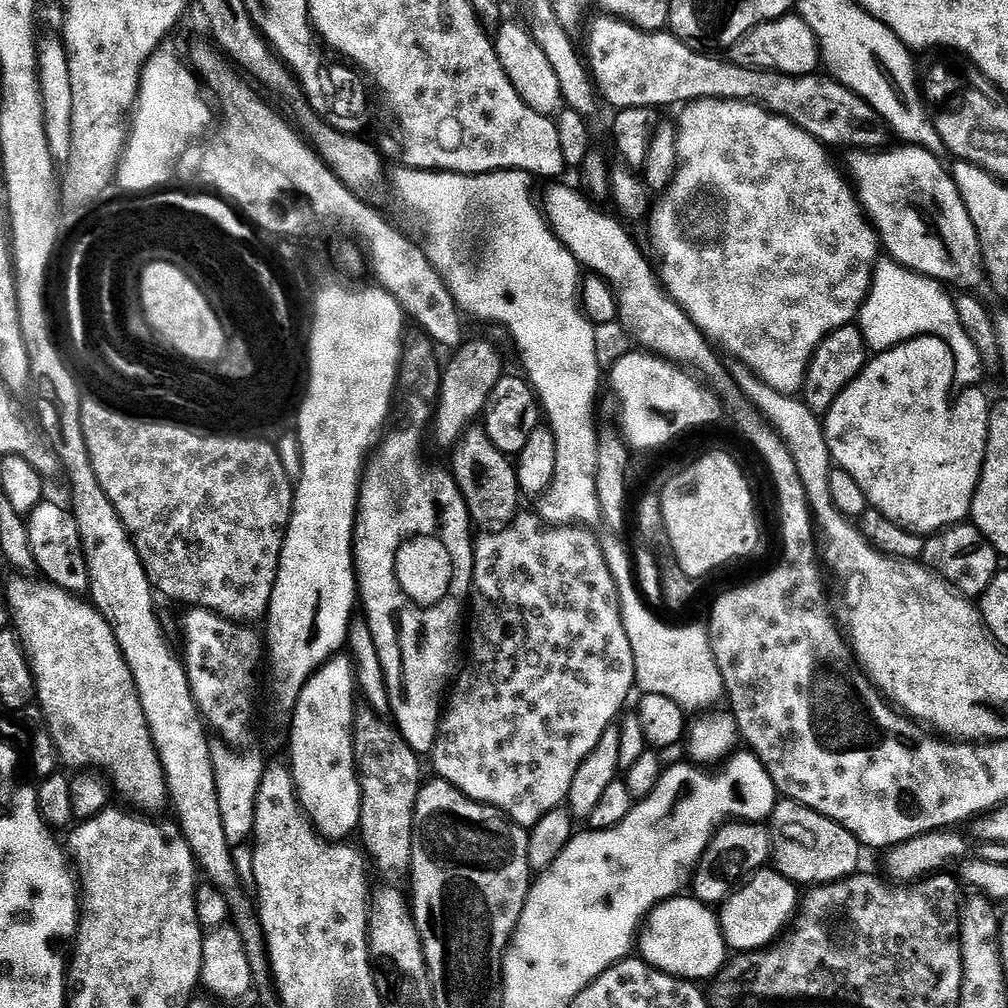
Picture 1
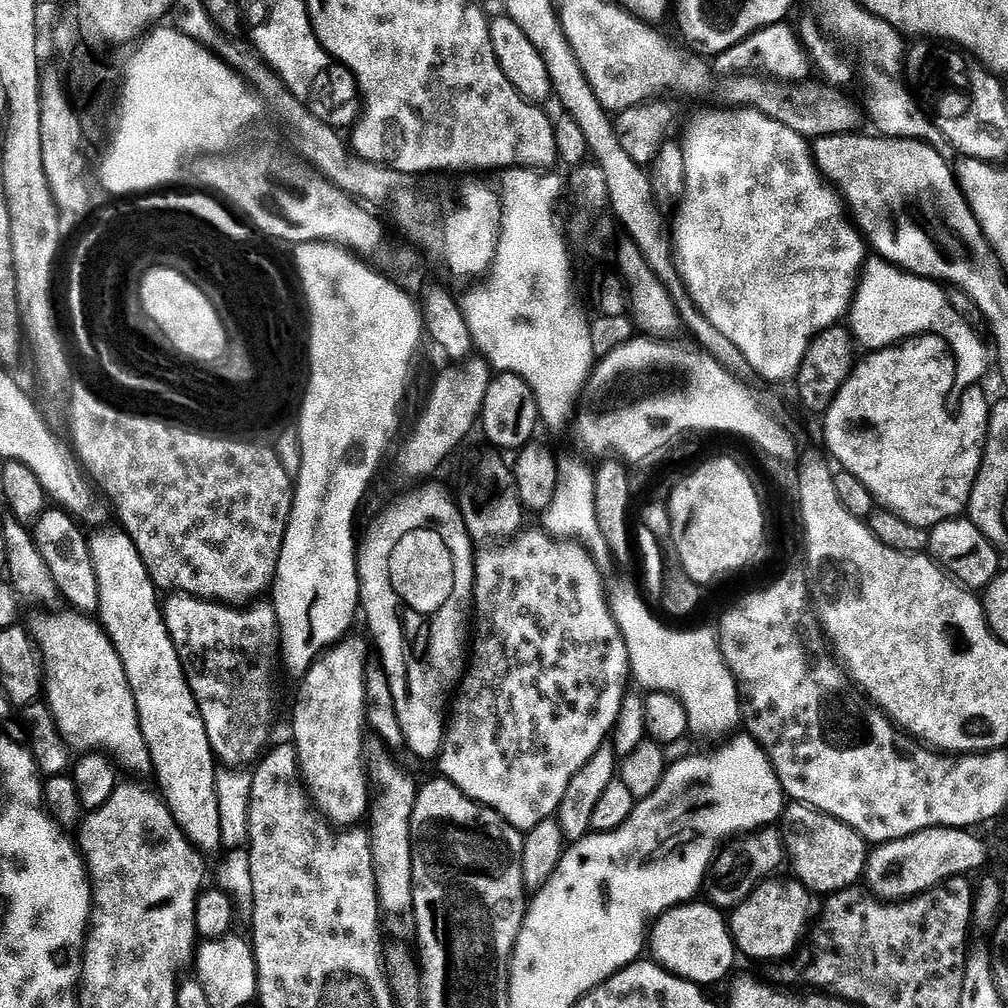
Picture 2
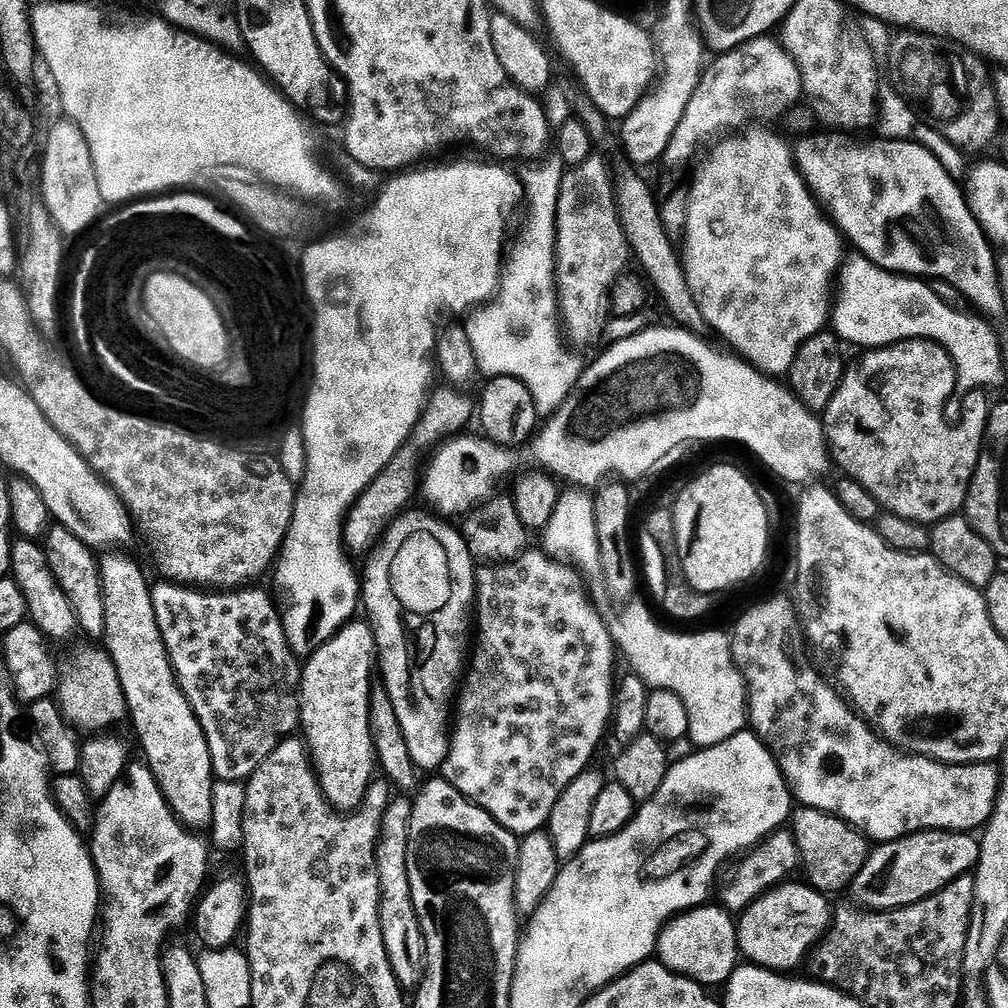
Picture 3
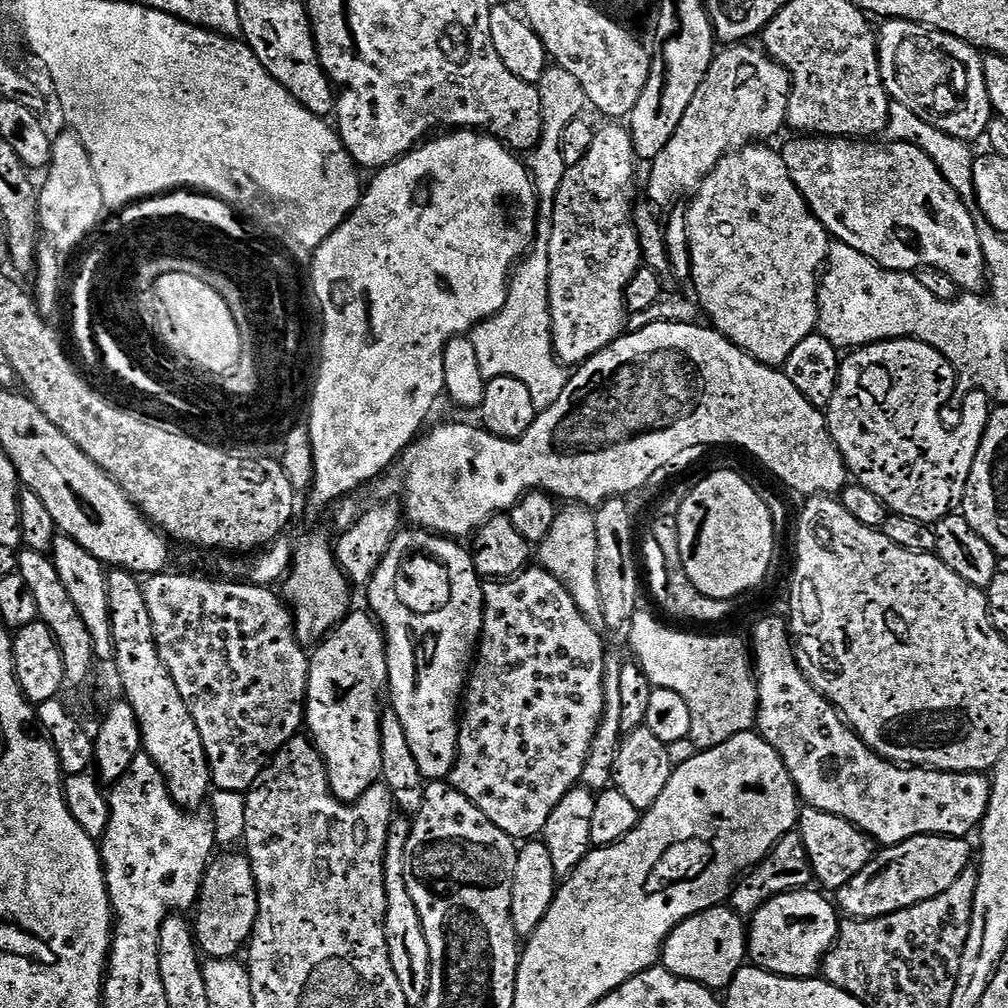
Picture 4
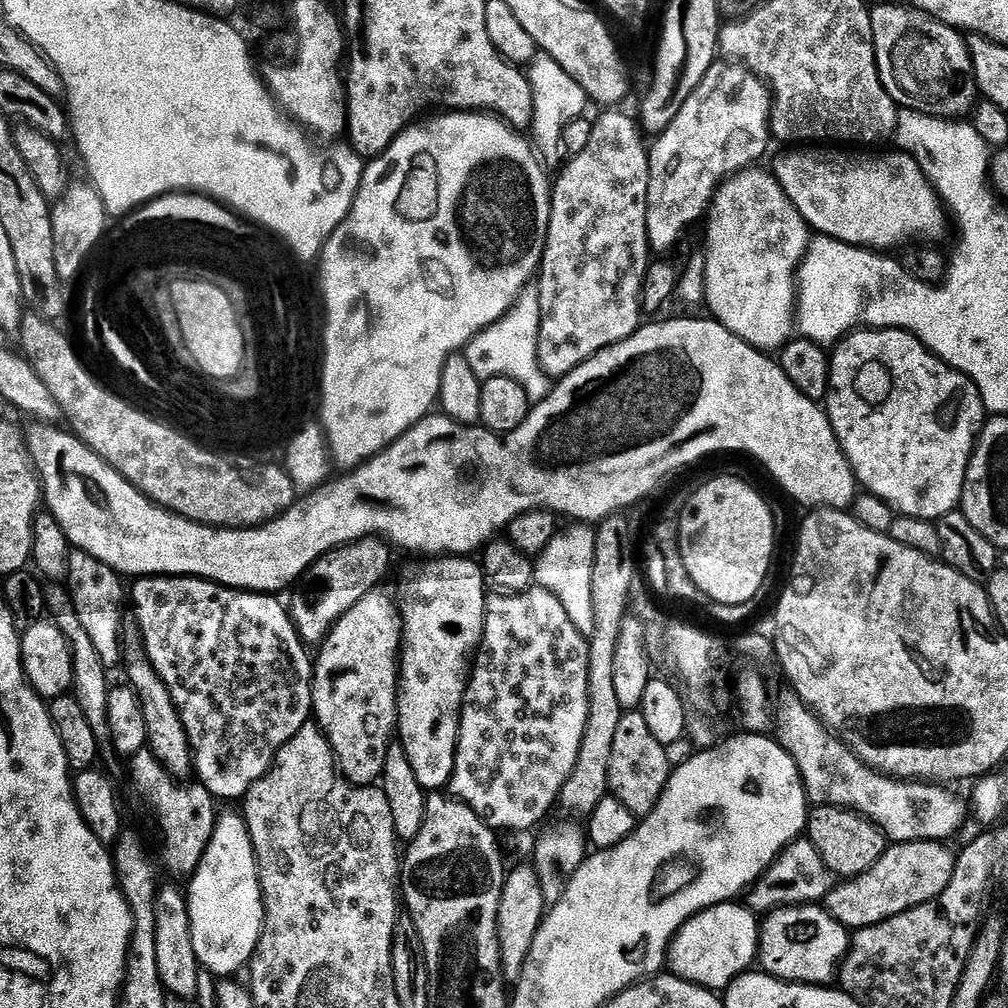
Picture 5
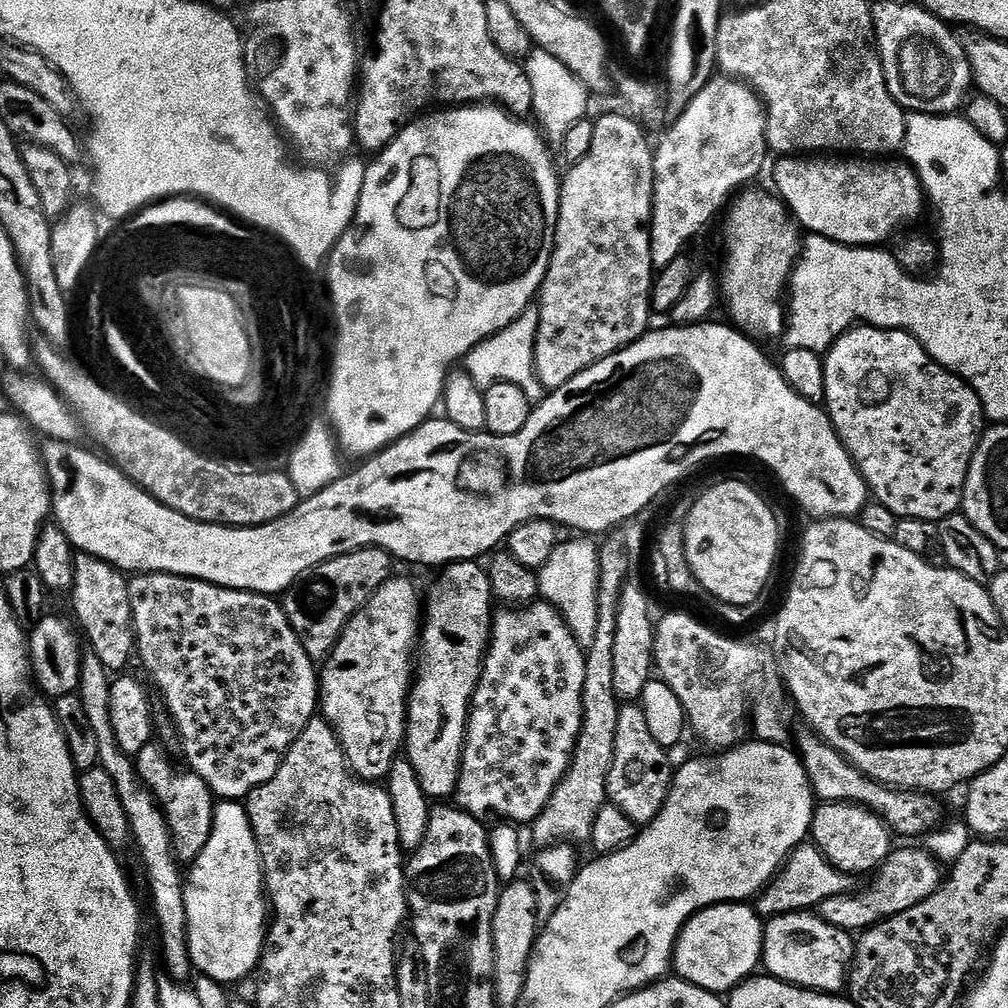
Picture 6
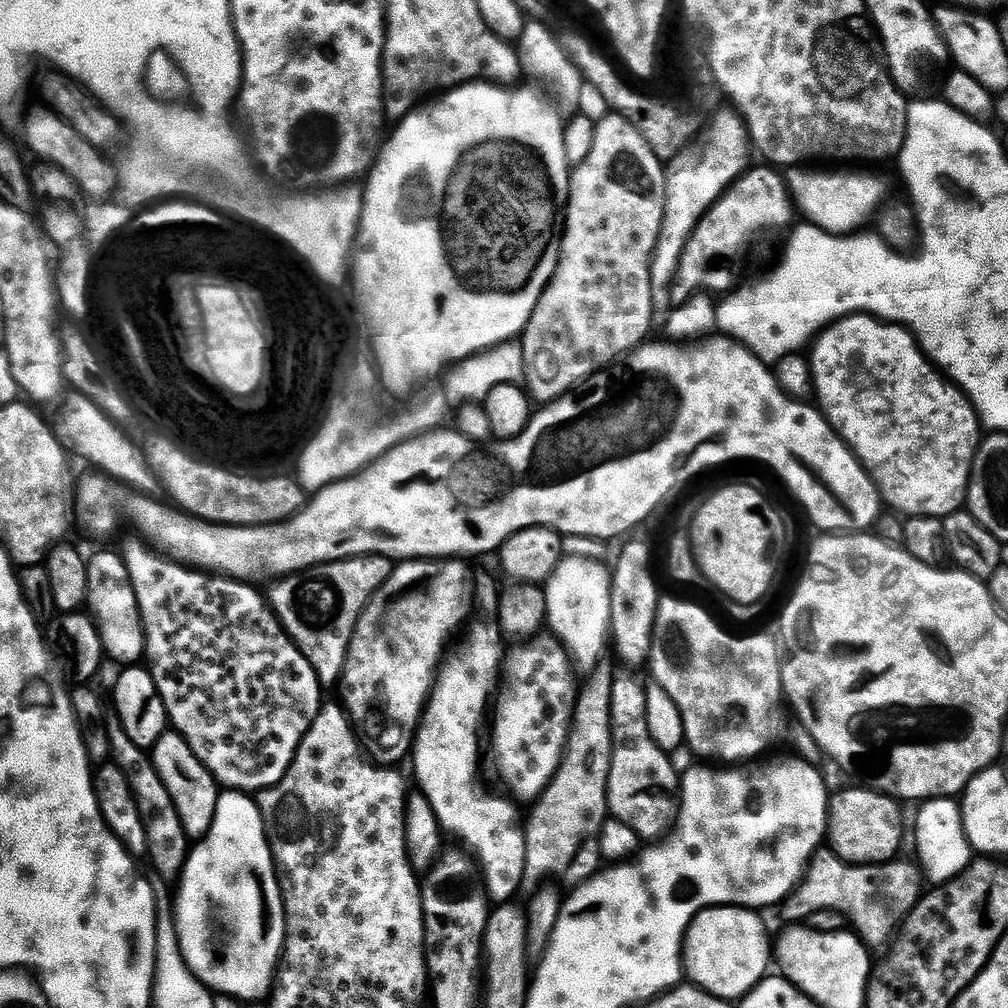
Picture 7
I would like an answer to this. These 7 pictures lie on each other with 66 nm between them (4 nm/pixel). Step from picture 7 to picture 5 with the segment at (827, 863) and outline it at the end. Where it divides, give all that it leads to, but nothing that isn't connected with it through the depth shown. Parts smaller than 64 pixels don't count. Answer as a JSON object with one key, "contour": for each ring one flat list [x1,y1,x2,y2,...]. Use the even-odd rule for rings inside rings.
{"contour":[[806,838,791,840,780,851,774,863,748,889,746,893,746,906,751,912,767,914,774,911,775,908,787,908,794,904,814,904,823,901,833,887,834,877,832,871,826,866,826,862,822,862,818,850,814,850,812,843]]}

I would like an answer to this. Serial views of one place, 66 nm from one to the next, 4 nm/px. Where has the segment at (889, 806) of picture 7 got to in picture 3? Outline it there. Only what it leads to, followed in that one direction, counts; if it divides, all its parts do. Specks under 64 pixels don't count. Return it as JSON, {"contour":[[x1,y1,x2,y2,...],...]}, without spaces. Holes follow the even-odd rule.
{"contour":[[797,807,790,817,790,828,798,828,796,840,802,840,802,846,806,846,808,857,802,864,805,869,808,868,807,883,825,894,847,889,868,860,870,844,864,833,831,812]]}

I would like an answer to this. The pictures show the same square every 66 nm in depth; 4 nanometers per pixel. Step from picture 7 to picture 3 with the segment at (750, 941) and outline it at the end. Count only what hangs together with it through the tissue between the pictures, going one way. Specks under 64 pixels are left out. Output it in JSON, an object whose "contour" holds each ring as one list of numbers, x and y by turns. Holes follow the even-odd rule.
{"contour":[[701,906,679,913,665,924,658,941,659,963,671,972,688,976,703,985,707,985,708,980,727,982,741,959,740,943,736,941,737,921,719,906,708,907]]}

